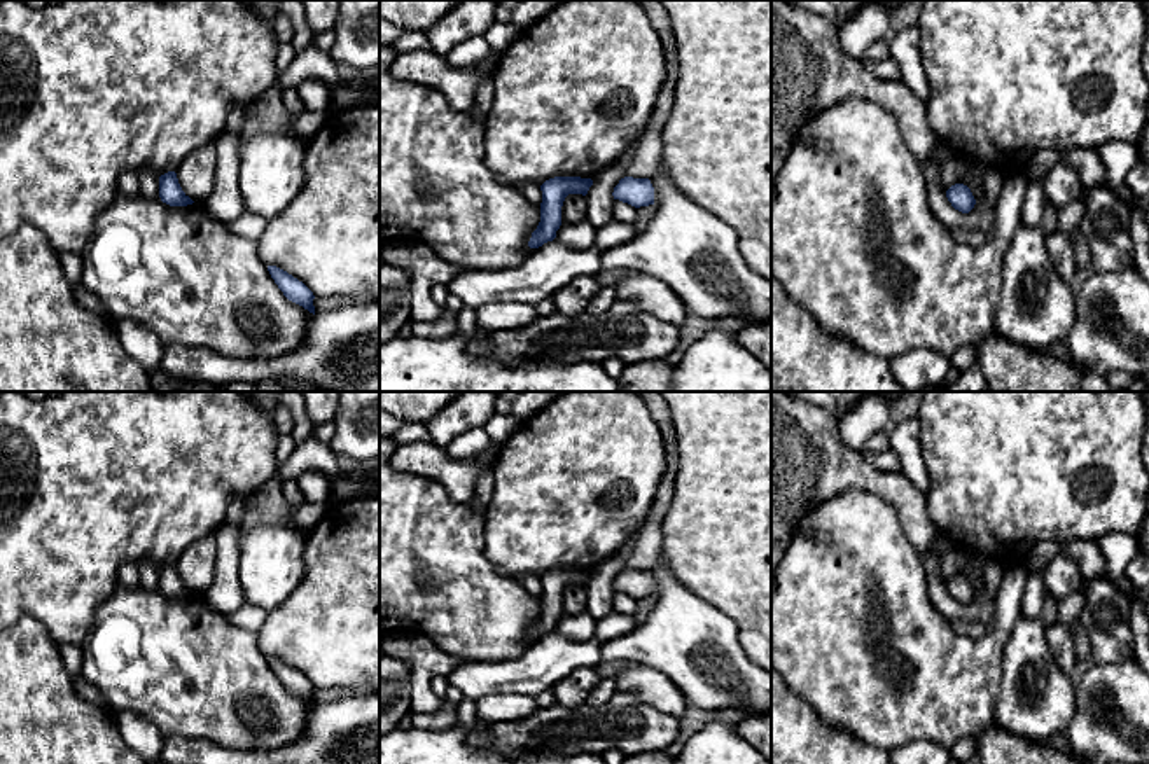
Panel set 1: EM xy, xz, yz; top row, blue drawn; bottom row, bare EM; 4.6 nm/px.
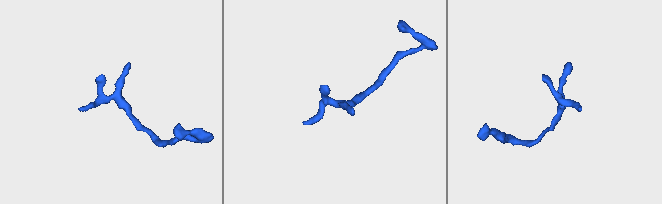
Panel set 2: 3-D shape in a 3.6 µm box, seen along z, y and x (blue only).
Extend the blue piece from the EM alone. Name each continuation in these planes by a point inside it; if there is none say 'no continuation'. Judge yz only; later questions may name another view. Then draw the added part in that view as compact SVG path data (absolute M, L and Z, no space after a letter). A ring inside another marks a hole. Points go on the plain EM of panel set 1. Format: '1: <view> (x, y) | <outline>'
1: yz (981, 609) | M937 531L937 547L929 554L925 563L925 575L929 582L929 598L934 608L946 617L948 621L965 621L965 622L983 622L986 629L993 624L995 619L995 594L1002 582L1004 568L988 561L985 565L985 589L981 594L974 596L969 605L962 605L951 598L939 575L939 554L953 545L948 537Z

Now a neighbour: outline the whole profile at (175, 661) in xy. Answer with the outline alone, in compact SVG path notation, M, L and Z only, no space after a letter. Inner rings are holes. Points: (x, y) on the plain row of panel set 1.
M117 584L98 607L94 626L82 643L82 675L100 691L112 715L133 712L152 722L164 738L201 738L236 750L271 750L290 745L306 731L313 705L289 692L259 649L257 633L234 626L210 608L203 594L170 598L161 589Z

